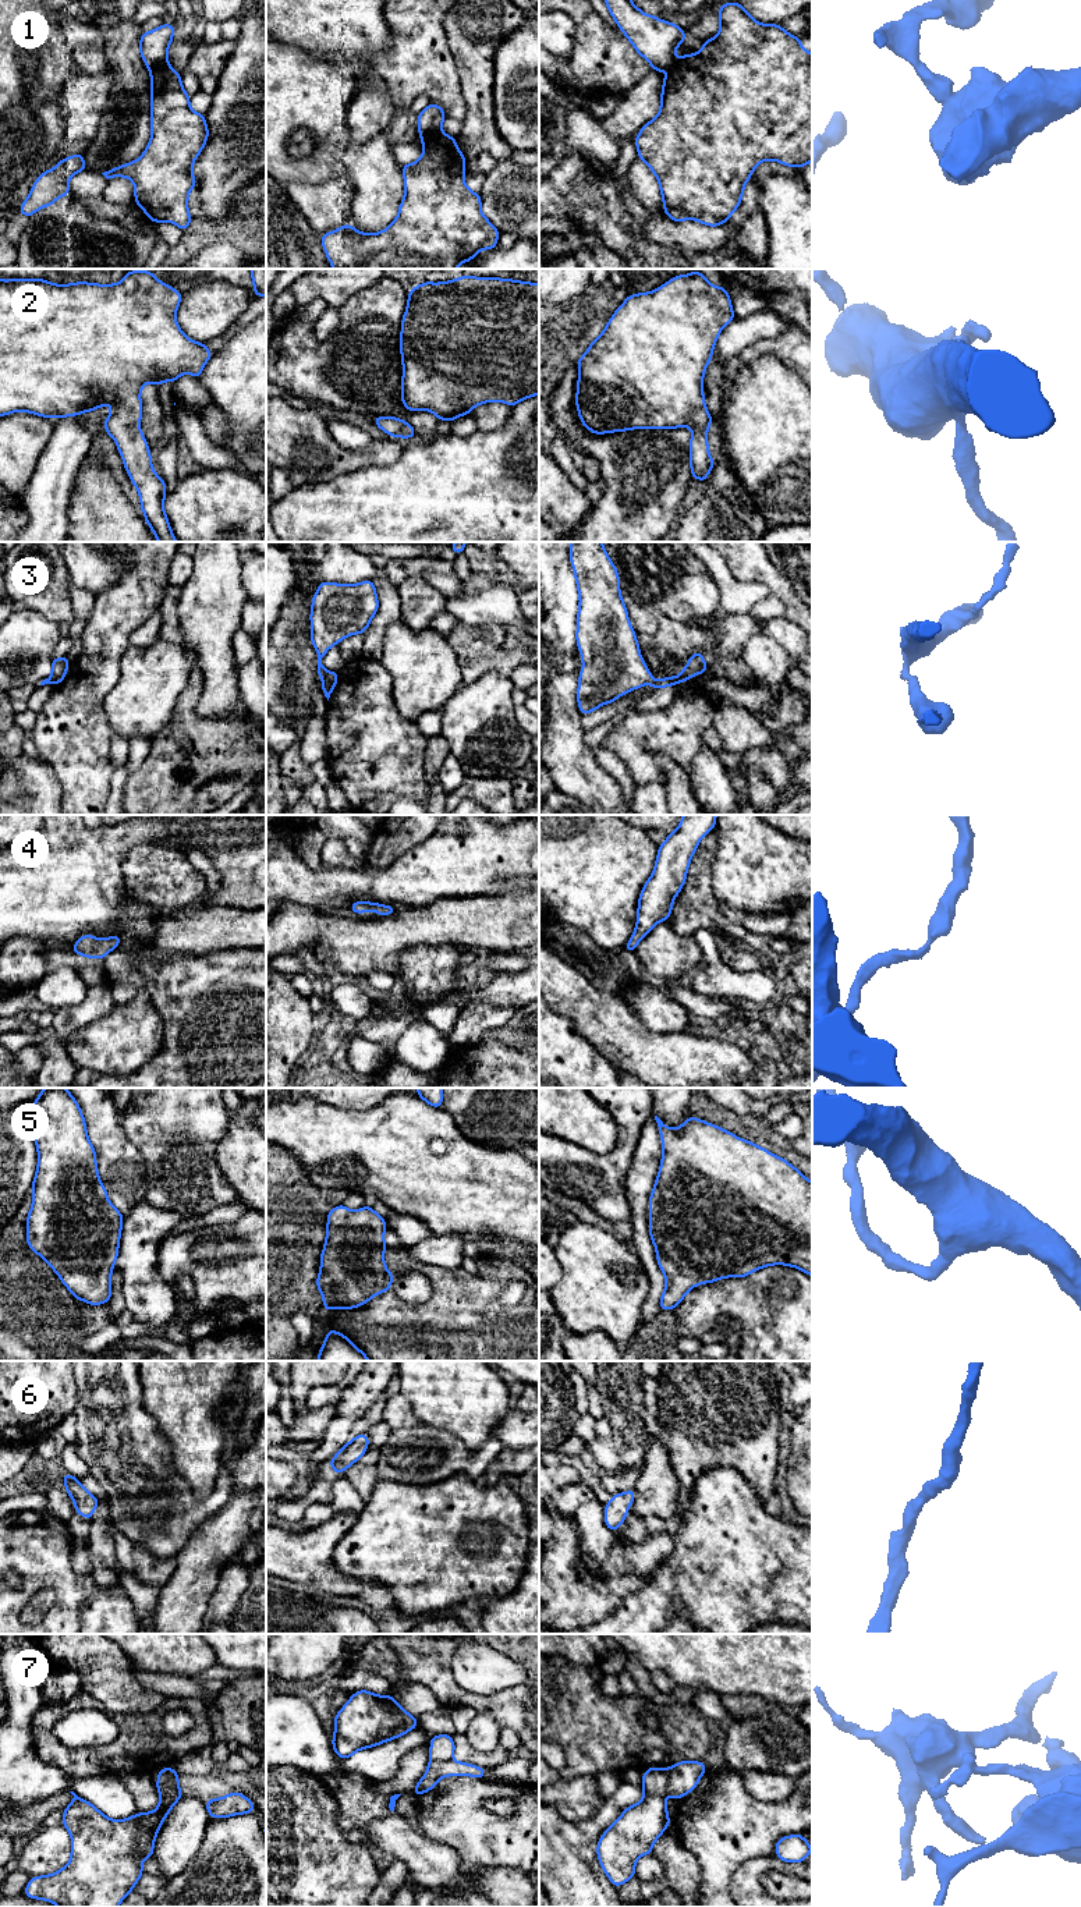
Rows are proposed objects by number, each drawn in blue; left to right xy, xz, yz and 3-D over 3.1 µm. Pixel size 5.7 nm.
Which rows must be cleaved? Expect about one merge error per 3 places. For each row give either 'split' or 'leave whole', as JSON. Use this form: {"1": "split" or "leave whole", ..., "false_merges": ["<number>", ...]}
{"1": "split", "2": "leave whole", "3": "split", "4": "leave whole", "5": "leave whole", "6": "leave whole", "7": "split", "false_merges": ["1", "3", "7"]}

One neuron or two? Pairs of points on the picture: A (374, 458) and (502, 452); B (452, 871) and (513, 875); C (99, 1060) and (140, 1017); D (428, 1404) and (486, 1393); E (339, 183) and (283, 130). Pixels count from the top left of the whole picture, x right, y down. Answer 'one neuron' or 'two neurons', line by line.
A: two neurons
B: one neuron
C: one neuron
D: one neuron
E: two neurons

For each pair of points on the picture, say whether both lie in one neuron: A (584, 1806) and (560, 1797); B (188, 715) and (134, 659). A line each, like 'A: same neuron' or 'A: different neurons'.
A: same neuron
B: different neurons

